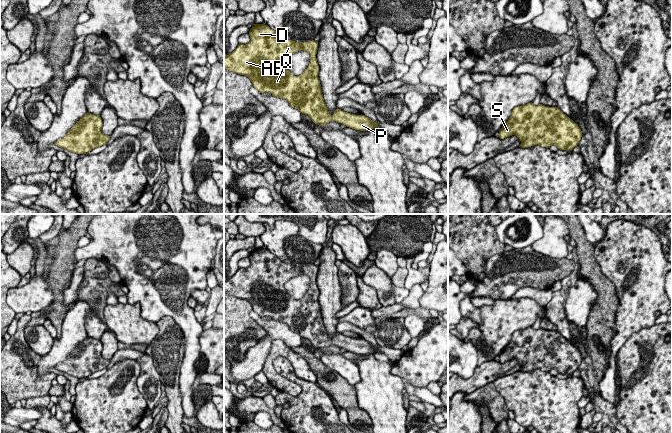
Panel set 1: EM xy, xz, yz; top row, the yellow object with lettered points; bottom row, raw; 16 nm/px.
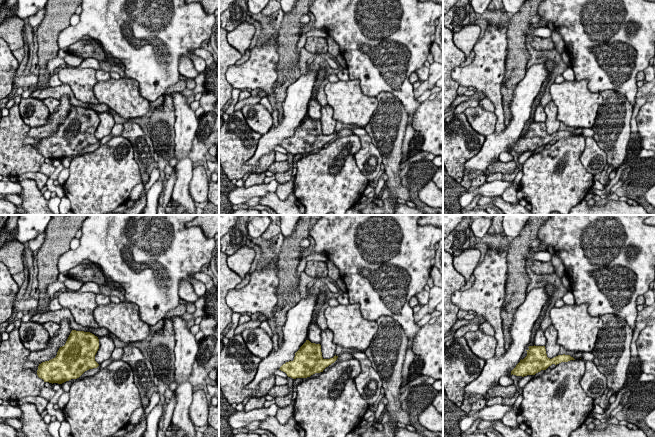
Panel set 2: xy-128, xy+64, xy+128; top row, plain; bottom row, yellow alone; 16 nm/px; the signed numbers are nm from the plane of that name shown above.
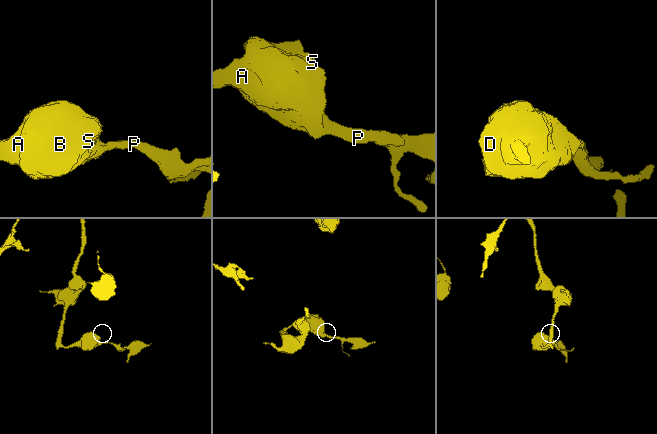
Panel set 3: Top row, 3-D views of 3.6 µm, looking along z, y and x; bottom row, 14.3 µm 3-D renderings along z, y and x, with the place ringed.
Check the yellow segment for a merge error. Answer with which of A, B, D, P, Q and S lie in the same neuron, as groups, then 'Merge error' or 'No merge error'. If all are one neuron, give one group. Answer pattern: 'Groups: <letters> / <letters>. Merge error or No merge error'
Groups: A B D P Q S. No merge error

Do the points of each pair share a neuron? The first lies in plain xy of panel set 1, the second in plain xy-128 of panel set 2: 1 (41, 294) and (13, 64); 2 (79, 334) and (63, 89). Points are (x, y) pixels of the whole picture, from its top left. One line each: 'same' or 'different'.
1: different
2: different

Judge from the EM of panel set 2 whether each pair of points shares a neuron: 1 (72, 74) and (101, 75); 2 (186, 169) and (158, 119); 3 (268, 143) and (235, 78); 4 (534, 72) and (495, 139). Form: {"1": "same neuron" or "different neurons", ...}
{"1": "different neurons", "2": "different neurons", "3": "different neurons", "4": "same neuron"}

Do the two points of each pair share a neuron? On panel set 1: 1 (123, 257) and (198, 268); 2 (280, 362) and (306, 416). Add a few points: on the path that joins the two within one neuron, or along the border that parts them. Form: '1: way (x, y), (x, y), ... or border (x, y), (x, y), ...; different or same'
1: way (142, 257), (179, 257); same
2: way (291, 376), (306, 388), (306, 402); same

